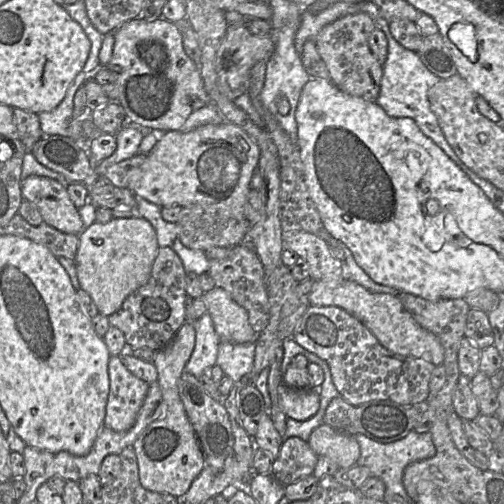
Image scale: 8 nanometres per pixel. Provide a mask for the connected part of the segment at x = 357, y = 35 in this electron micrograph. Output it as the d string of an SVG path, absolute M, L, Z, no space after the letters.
M356 13L326 25L314 38L316 50L328 69L330 81L344 93L369 102L376 102L383 75L382 65L368 44L368 36L375 28L377 26L368 14Z

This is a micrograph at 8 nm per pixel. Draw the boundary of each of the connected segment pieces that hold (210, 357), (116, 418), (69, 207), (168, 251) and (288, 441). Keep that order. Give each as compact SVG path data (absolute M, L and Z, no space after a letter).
M208 312L194 320L192 324L195 329L195 346L185 370L198 378L205 369L216 364L221 340Z
M110 356L108 372L110 391L104 426L124 432L135 424L150 385L134 376L123 364L121 356Z
M31 175L22 181L23 199L32 203L40 212L44 223L66 234L79 235L84 229L83 220L77 207L71 201L67 186L42 176Z
M160 247L148 282L126 298L122 307L108 317L109 323L123 332L126 343L131 349L149 348L158 351L173 340L178 330L187 321L186 300L186 272L183 263L171 247Z
M298 437L286 438L277 458L272 461L271 474L278 482L287 486L312 475L318 456L307 441Z

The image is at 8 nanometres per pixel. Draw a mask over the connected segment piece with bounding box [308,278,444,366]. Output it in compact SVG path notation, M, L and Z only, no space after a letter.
M343 279L338 281L316 280L308 297L313 306L337 306L357 318L392 353L422 358L435 366L444 361L444 349L433 333L421 327L405 310L396 295L373 293L358 283Z

